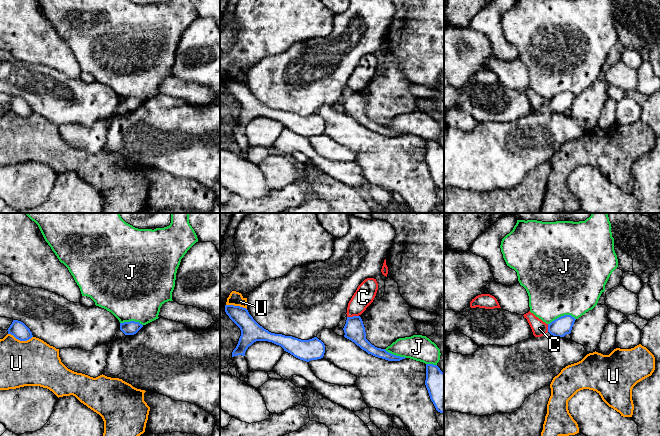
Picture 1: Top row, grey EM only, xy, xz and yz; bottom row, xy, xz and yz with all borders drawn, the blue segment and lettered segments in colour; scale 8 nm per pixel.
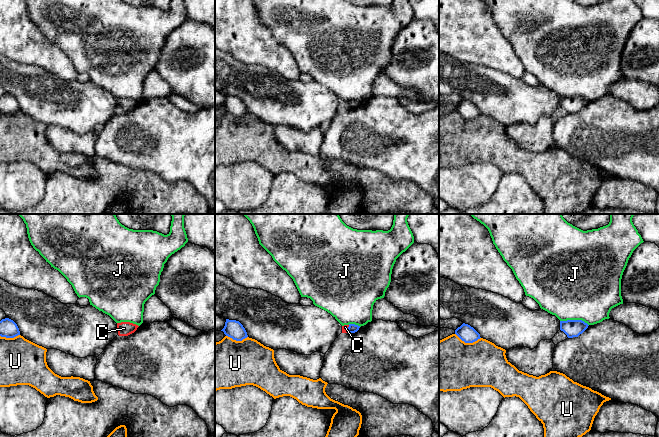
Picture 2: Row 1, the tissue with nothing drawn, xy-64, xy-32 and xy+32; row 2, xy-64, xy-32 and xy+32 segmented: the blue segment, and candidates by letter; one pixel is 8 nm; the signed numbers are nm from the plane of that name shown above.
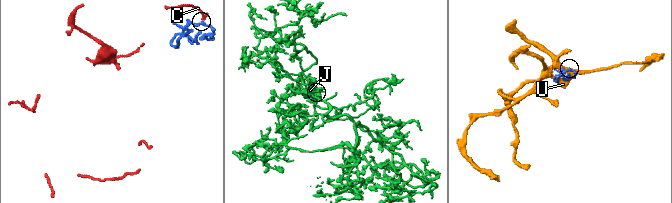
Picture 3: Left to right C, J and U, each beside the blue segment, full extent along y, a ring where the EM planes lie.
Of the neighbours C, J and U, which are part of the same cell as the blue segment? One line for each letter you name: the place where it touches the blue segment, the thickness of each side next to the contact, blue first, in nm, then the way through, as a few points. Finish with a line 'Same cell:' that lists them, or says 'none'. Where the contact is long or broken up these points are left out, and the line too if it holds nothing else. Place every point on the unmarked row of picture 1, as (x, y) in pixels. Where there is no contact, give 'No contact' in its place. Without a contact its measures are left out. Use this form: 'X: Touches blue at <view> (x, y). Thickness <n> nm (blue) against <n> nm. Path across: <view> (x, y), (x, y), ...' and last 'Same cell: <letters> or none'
Same cell: none

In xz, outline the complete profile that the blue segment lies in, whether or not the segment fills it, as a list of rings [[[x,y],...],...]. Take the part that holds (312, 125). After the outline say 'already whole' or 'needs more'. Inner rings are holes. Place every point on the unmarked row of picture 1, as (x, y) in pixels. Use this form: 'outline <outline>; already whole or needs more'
outline [[[225,81],[225,88],[241,106],[241,112],[232,128],[232,133],[245,132],[248,123],[256,117],[272,118],[294,133],[306,138],[321,135],[324,132],[325,121],[317,113],[301,116],[292,112],[271,109],[260,102],[246,84],[240,82]]]; already whole

